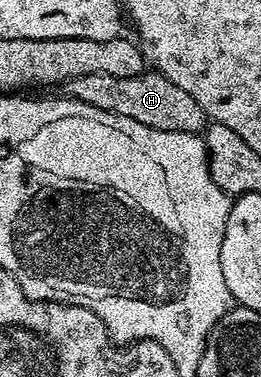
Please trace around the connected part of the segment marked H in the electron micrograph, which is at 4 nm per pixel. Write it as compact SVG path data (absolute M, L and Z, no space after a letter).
M155 69L145 70L144 74L138 77L110 77L106 73L90 73L87 77L74 77L66 81L62 84L62 91L69 99L94 105L94 109L130 117L130 121L138 121L138 125L146 125L150 129L195 135L203 132L206 127L202 105L198 105L198 101L194 101L194 97L190 97L186 89L178 89L174 81L170 81Z

